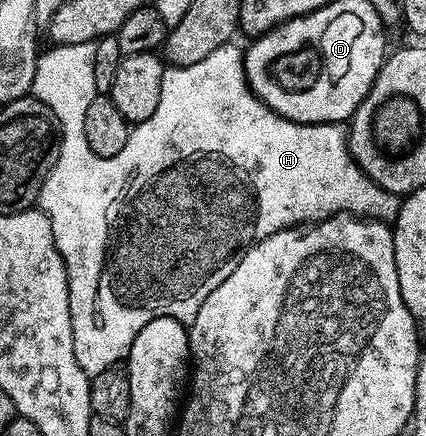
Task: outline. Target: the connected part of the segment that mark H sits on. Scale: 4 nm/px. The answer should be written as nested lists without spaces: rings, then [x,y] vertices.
[[[96,42],[54,46],[51,47],[51,52],[43,51],[38,57],[32,95],[47,104],[52,114],[56,114],[62,131],[60,154],[56,158],[56,166],[52,166],[48,178],[42,183],[38,204],[41,211],[45,212],[52,222],[54,241],[60,250],[68,274],[68,298],[72,314],[72,338],[76,350],[76,362],[80,362],[80,370],[84,370],[86,376],[92,378],[100,374],[100,370],[108,370],[108,366],[125,361],[132,350],[132,342],[136,334],[140,334],[140,330],[144,330],[144,326],[148,326],[152,318],[171,316],[189,326],[194,321],[200,306],[204,306],[204,298],[208,298],[208,294],[212,294],[212,290],[216,290],[216,286],[220,286],[220,282],[224,282],[224,278],[228,278],[228,274],[236,270],[242,255],[253,244],[276,234],[281,228],[306,226],[311,222],[327,220],[329,216],[346,213],[383,222],[393,221],[398,215],[399,197],[376,186],[376,182],[372,182],[368,174],[359,170],[358,163],[350,153],[347,129],[342,124],[297,124],[273,112],[250,89],[250,83],[246,81],[244,52],[236,45],[237,43],[231,42],[220,46],[220,50],[212,50],[208,58],[203,58],[200,62],[192,62],[192,66],[167,67],[160,86],[160,106],[156,106],[156,114],[131,127],[130,137],[124,150],[120,150],[120,154],[115,156],[98,156],[92,150],[92,146],[88,146],[88,138],[85,137],[85,113],[89,109],[89,103],[98,94],[93,77]]]

